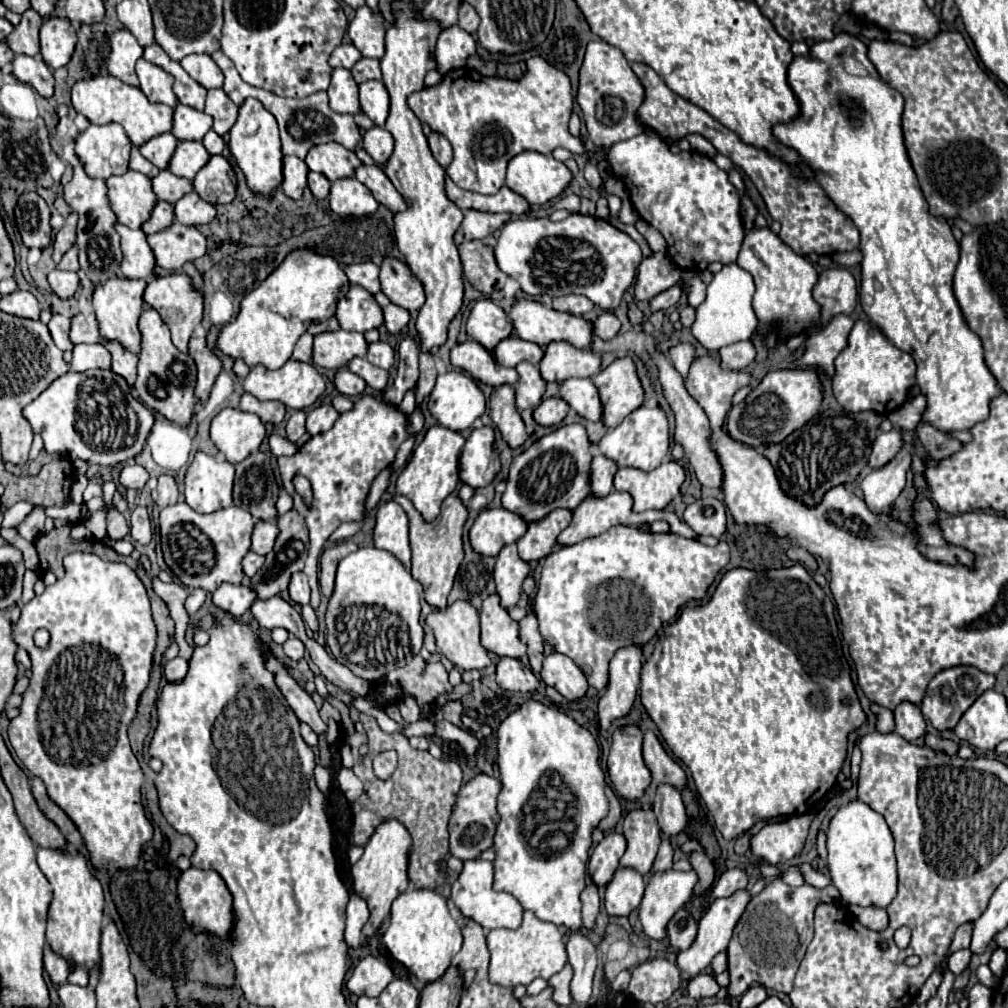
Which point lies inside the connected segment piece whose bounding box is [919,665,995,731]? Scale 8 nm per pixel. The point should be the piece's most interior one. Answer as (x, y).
(951, 692)

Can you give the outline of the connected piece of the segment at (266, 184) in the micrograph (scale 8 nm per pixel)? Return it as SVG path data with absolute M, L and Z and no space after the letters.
M245 99L243 105L239 107L239 117L231 129L231 139L229 139L229 149L231 155L235 157L239 169L247 177L247 185L255 193L271 195L275 187L281 185L283 173L281 173L281 143L279 143L279 129L275 117L259 103L259 99Z

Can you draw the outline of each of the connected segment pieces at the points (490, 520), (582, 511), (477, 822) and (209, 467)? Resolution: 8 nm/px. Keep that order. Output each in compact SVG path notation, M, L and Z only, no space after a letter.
M503 507L483 509L475 519L469 541L481 555L497 555L503 545L515 543L527 531L527 521Z
M611 491L605 497L587 495L583 503L573 511L571 525L559 535L561 545L573 545L589 537L597 537L615 525L641 525L653 521L653 517L641 517L631 511L633 499L625 491Z
M485 773L475 775L471 781L467 781L459 795L457 803L453 809L453 817L449 821L449 835L451 835L451 855L467 861L467 859L477 859L485 849L493 845L495 837L495 827L499 823L499 813L497 813L497 797L501 791L501 783L495 777L489 777Z
M197 453L185 475L185 501L199 513L219 511L231 505L235 467L217 461L207 453Z

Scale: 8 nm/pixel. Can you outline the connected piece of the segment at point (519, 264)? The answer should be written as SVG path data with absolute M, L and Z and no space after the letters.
M573 213L563 221L511 219L503 225L495 247L497 267L521 283L527 295L585 295L601 311L617 311L623 293L633 285L643 259L641 247L609 221Z

